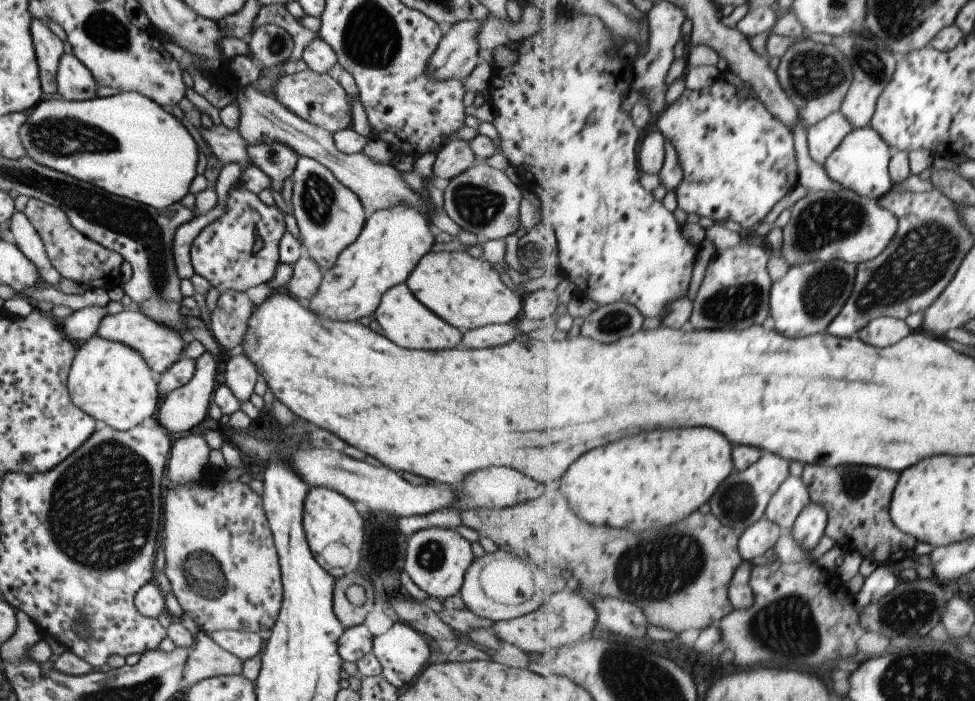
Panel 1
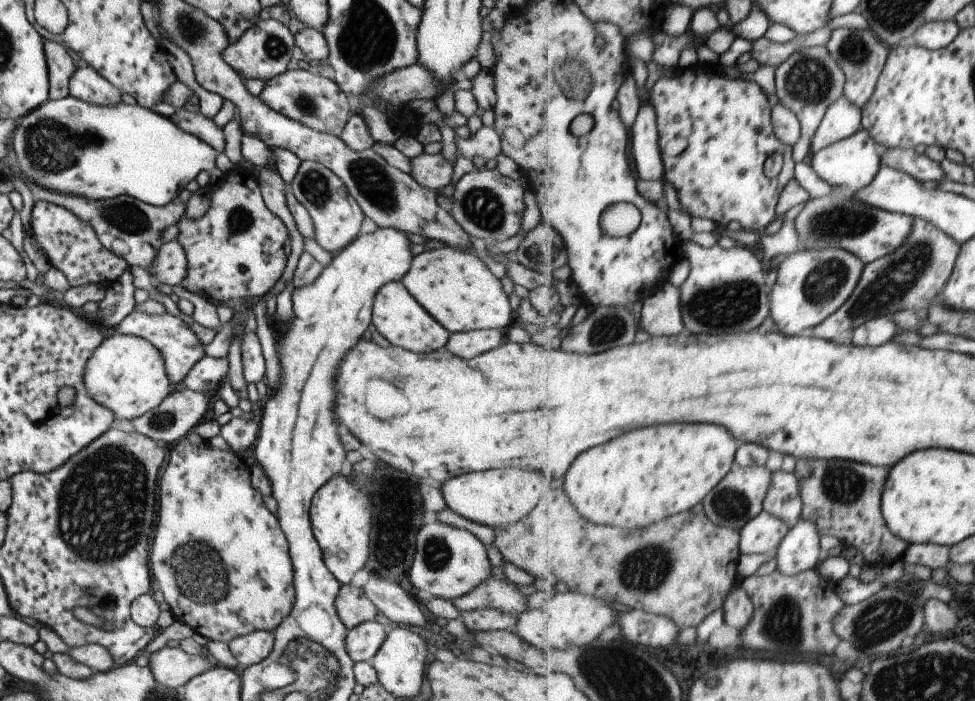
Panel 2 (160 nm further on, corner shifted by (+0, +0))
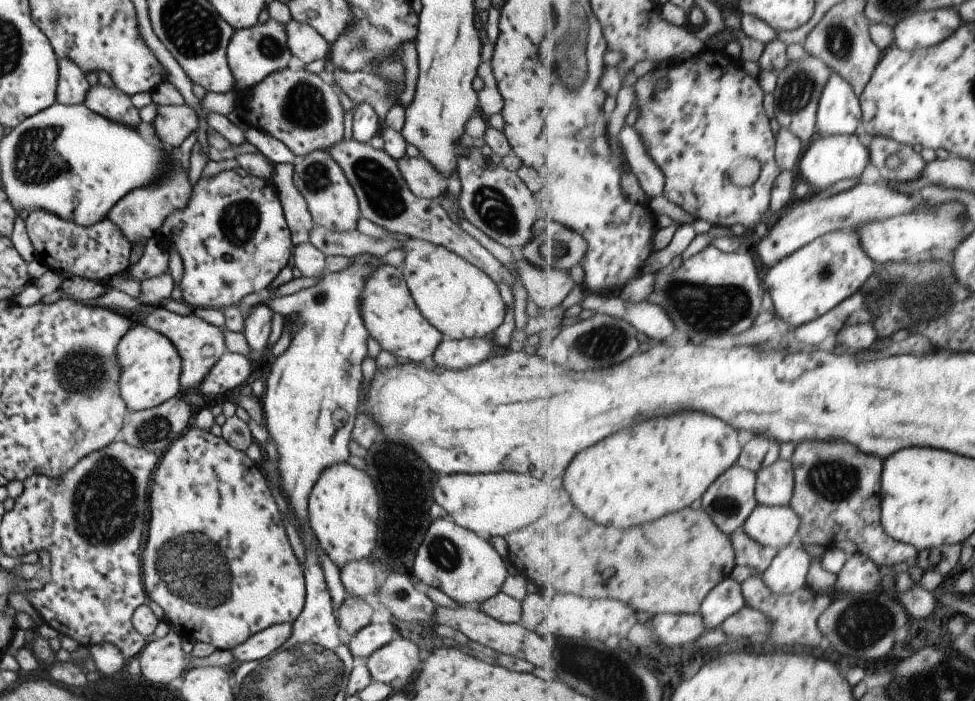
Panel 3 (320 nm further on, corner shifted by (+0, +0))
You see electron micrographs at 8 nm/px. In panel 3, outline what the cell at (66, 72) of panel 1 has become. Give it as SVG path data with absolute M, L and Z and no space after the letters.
M99 83L96 86L89 86L82 104L95 114L110 119L111 122L135 128L141 122L138 110L131 104L130 97L116 87L108 88Z

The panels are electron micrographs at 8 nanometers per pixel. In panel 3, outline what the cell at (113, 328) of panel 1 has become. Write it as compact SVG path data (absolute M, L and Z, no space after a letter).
M161 304L151 313L147 314L139 324L143 324L149 330L155 330L157 334L167 338L179 354L179 386L181 388L199 387L203 376L209 372L211 366L217 362L217 358L226 352L223 344L223 334L219 334L219 327L207 324L205 320L197 318L195 314L179 315L166 310Z

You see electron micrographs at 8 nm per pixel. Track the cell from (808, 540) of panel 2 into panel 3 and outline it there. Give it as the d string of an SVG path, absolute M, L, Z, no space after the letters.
M795 540L780 549L773 562L762 573L767 586L783 596L806 586L807 571L813 559L802 548L802 542Z

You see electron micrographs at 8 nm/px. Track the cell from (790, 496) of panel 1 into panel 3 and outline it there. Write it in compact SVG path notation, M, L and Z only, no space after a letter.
M779 460L775 465L758 473L755 495L759 504L767 506L791 506L797 486L794 464L791 460Z

